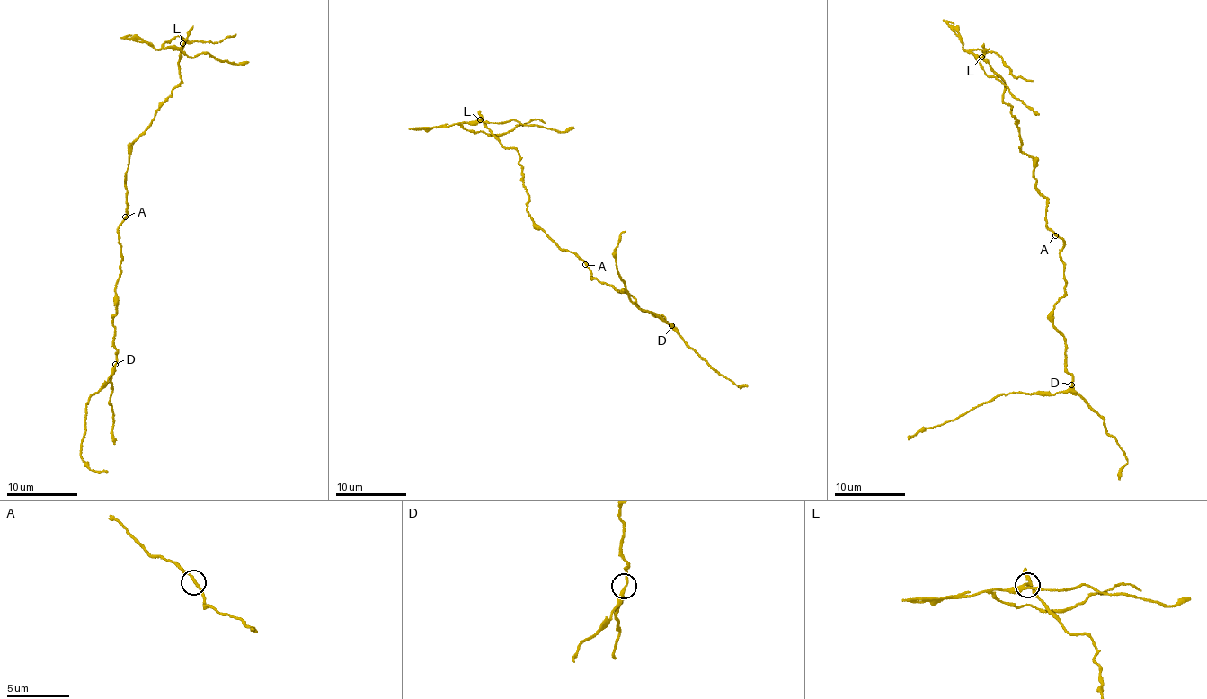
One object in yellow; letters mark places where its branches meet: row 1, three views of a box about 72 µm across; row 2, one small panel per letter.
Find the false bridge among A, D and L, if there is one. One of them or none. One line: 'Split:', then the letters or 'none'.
Split: L

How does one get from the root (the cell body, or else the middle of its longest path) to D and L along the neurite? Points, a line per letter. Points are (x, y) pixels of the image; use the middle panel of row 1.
D: (586, 264), (592, 272), (591, 278), (632, 296), (641, 309), (662, 317), (671, 325)
L: (586, 264), (534, 226), (526, 209), (528, 192), (520, 181), (518, 151), (501, 145), (481, 120)

